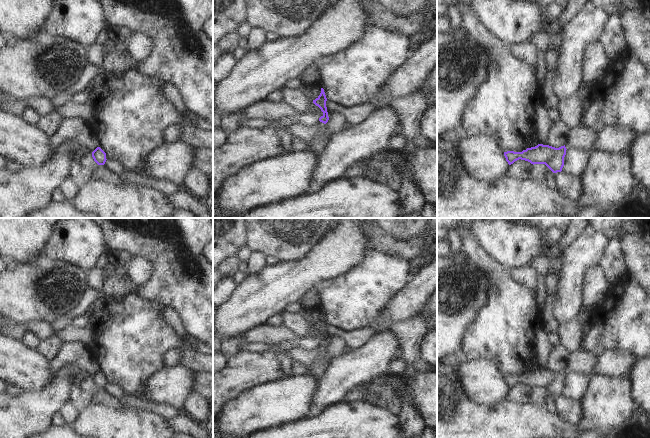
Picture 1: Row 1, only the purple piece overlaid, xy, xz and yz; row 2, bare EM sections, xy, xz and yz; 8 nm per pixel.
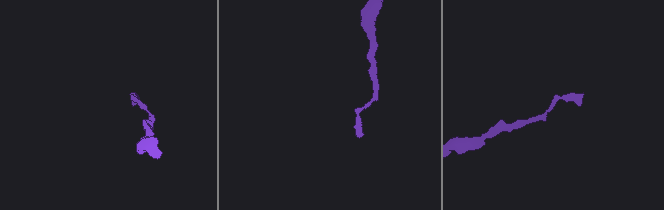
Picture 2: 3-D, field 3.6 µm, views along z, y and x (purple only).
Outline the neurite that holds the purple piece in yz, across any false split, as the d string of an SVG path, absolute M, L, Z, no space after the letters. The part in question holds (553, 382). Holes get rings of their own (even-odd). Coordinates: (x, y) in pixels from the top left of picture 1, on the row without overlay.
M538 368L522 376L507 375L504 380L509 389L521 383L531 388L545 388L553 397L561 396L564 390L566 371L555 372L549 369Z

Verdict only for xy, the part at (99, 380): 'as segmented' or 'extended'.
as segmented

